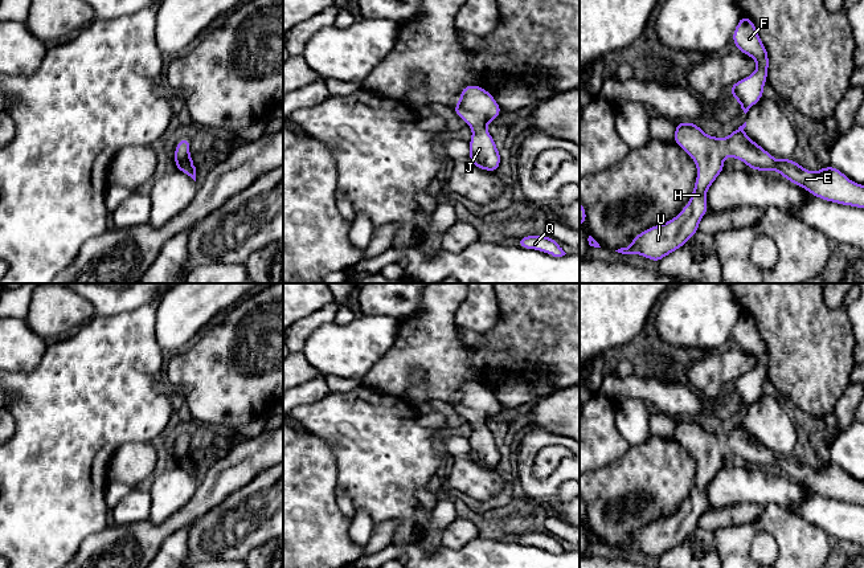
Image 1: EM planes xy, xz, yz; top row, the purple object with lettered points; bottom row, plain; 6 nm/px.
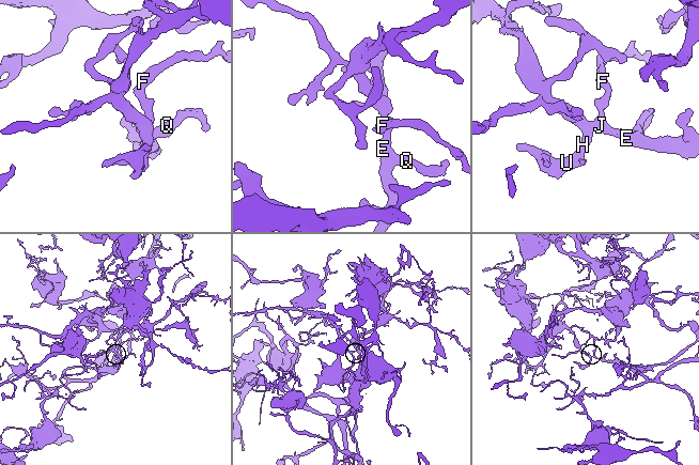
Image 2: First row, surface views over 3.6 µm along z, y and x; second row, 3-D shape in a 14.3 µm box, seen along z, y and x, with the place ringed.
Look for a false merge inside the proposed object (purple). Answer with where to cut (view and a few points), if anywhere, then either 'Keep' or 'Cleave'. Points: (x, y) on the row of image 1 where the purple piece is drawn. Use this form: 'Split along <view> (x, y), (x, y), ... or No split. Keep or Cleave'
No split. Keep

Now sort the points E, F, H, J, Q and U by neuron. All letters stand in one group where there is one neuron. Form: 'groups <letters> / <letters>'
groups E F H J Q U

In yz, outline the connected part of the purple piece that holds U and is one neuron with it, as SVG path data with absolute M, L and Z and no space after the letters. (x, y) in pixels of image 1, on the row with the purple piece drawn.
M676 122L673 142L693 159L697 167L695 189L688 204L672 220L646 229L636 234L628 246L615 252L639 254L659 262L680 249L695 236L700 220L708 212L707 191L725 169L726 155L742 160L749 169L778 171L786 180L822 200L864 209L864 185L849 180L834 166L811 172L791 158L777 162L745 134L745 127L746 122L729 136L718 139L703 132L697 123Z

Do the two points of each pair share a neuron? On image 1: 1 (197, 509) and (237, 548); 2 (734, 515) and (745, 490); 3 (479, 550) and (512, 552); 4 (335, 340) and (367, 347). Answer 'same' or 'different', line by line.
1: different
2: different
3: same
4: same

